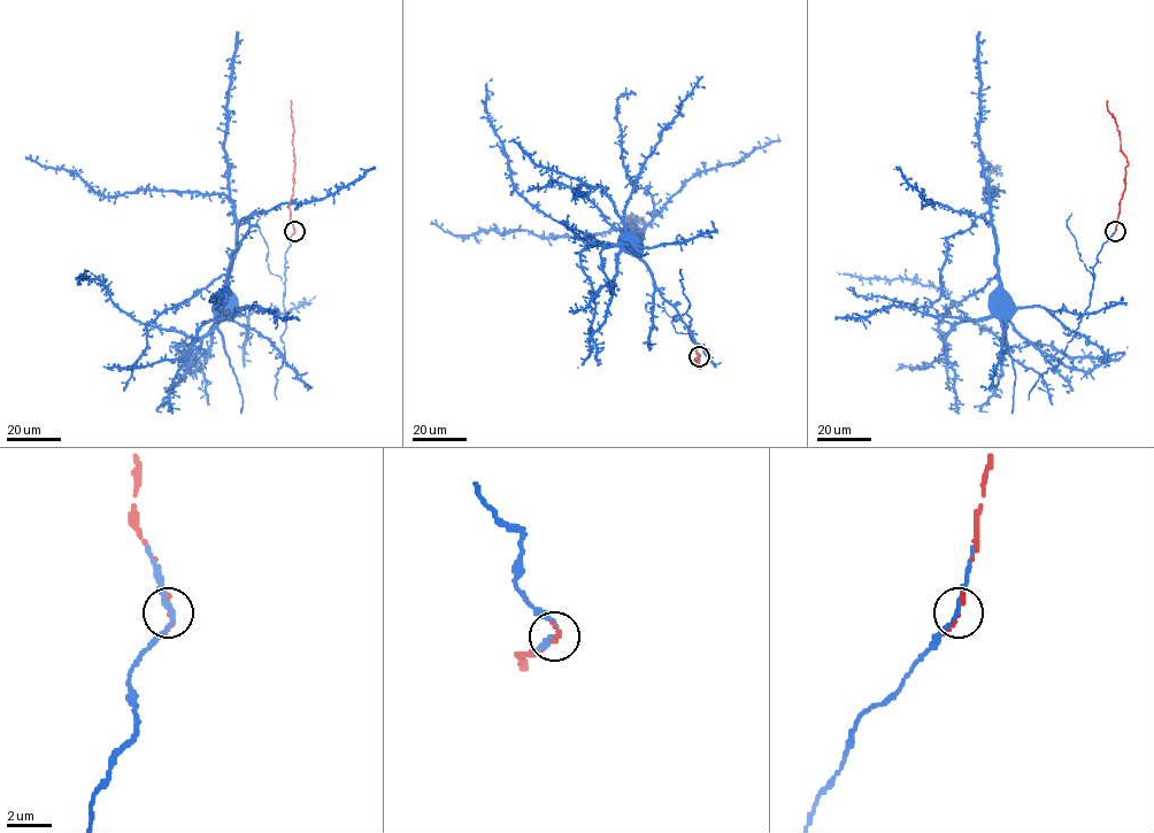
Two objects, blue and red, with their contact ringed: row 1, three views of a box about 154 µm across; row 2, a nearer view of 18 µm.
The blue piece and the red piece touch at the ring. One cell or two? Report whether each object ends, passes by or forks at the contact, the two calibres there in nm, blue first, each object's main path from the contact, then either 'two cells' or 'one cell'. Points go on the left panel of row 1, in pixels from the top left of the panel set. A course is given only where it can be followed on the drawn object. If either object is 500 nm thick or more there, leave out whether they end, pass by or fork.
blue passes by; red ends; calibres 220 and 240 nm; course blue (294, 231), (284, 313), (235, 307), (236, 224), (224, 195), (104, 197), (72, 171), (25, 157); course red (294, 231), (289, 203), (294, 168), (291, 100); one cell

